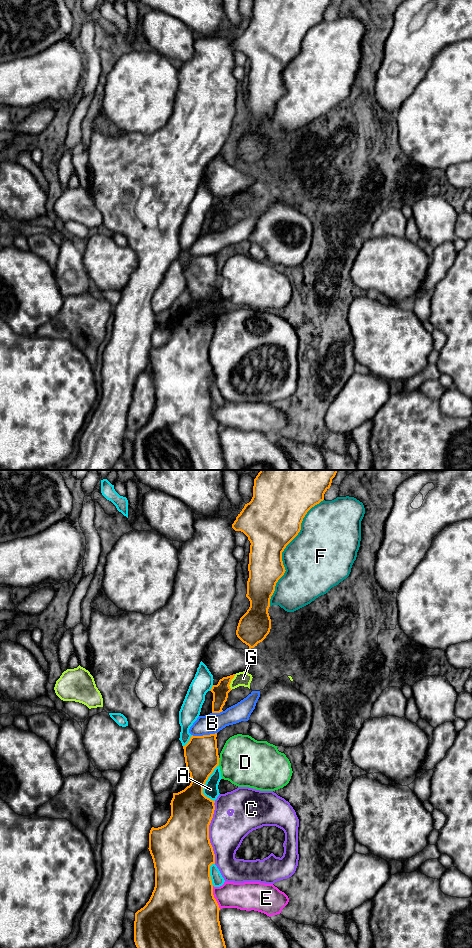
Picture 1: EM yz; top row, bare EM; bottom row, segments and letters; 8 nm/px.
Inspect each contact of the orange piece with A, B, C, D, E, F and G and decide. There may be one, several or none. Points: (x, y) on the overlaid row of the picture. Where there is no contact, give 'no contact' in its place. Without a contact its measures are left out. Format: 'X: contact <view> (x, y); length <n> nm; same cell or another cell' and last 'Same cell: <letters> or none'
A: contact yz (204, 784); length 300 nm; another cell
B: contact yz (204, 735); length 200 nm; another cell
C: contact yz (208, 832); length 500 nm; another cell
D: contact yz (218, 761); length 60 nm; another cell
E: contact yz (213, 897); length 200 nm; another cell
F: contact yz (283, 550); length 950 nm; another cell
G: contact yz (230, 682); length 130 nm; another cell
Same cell: none

